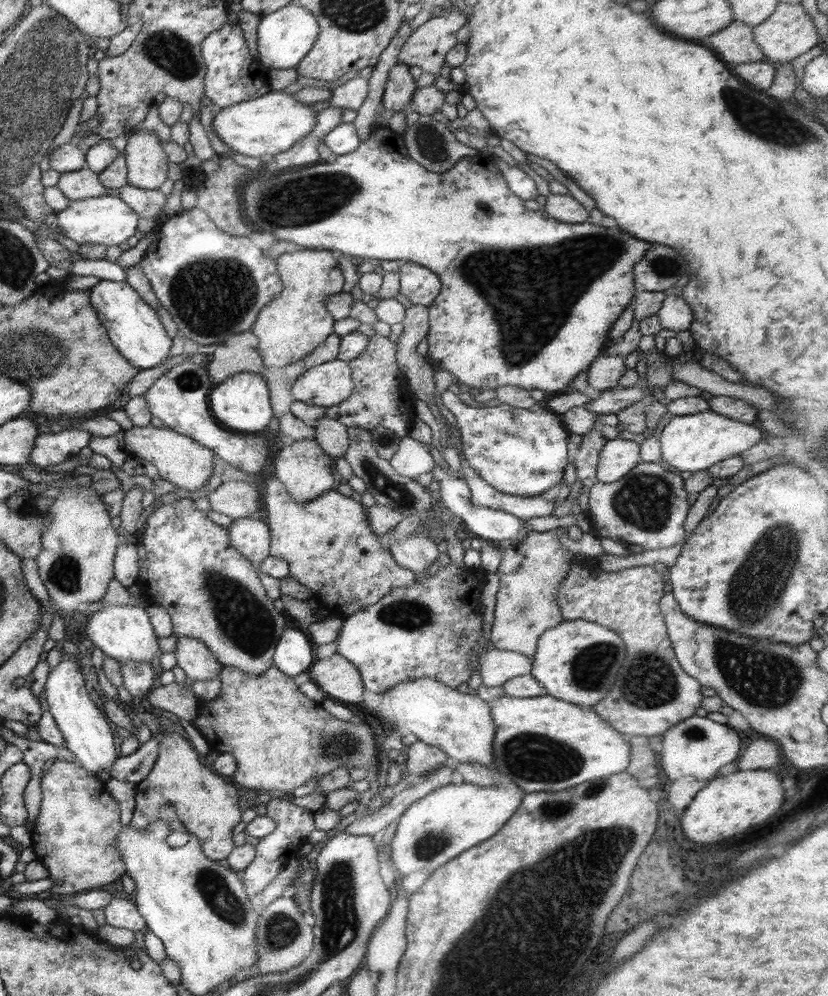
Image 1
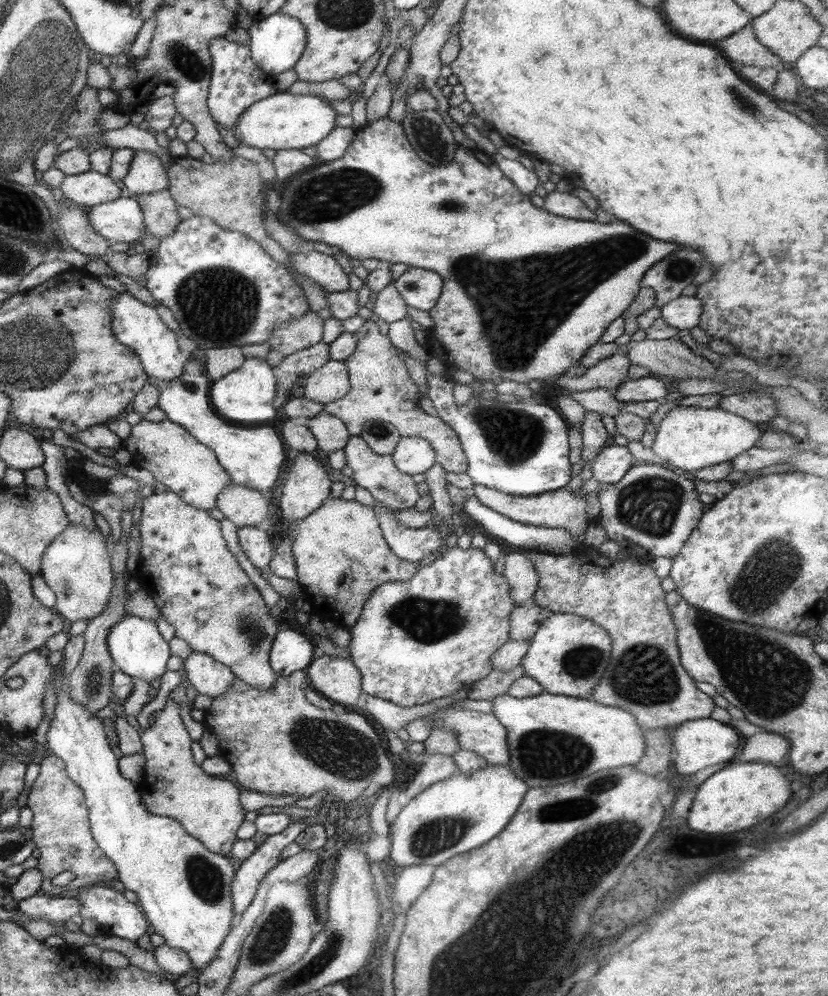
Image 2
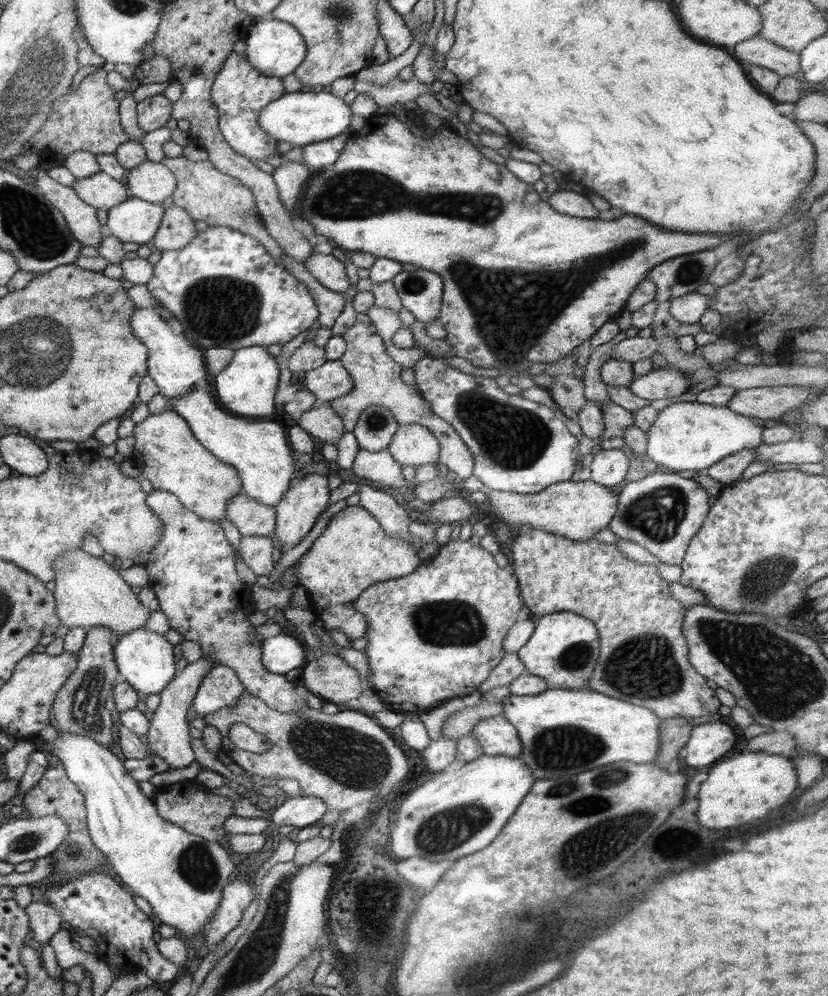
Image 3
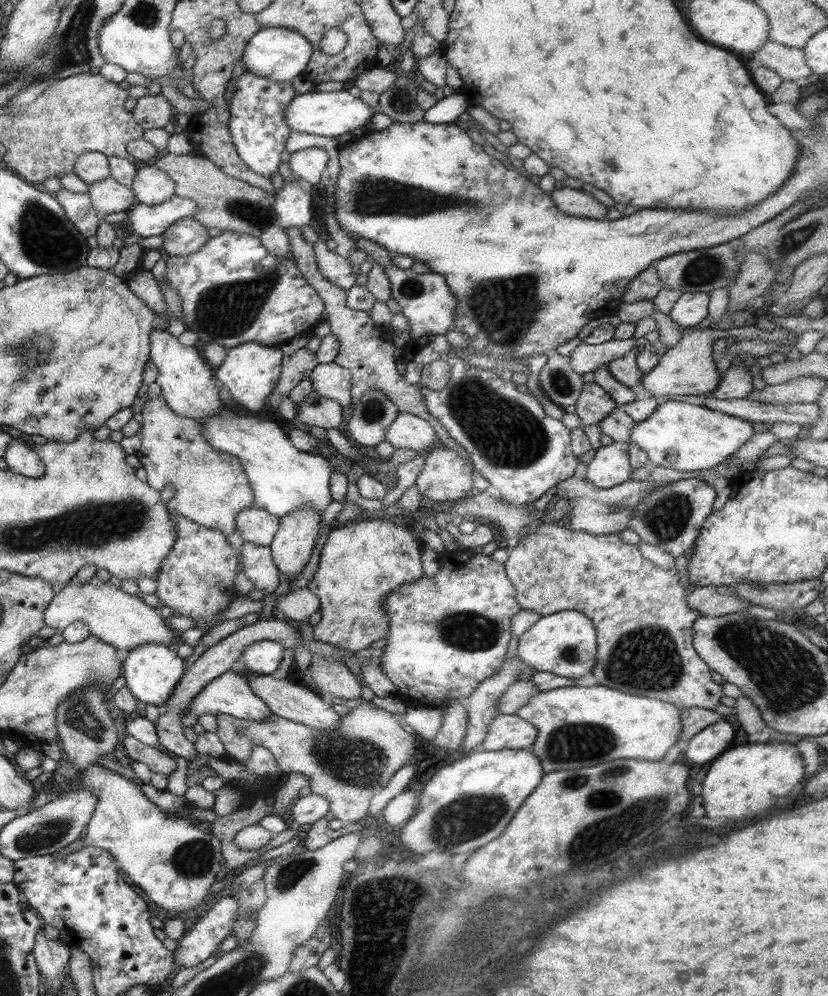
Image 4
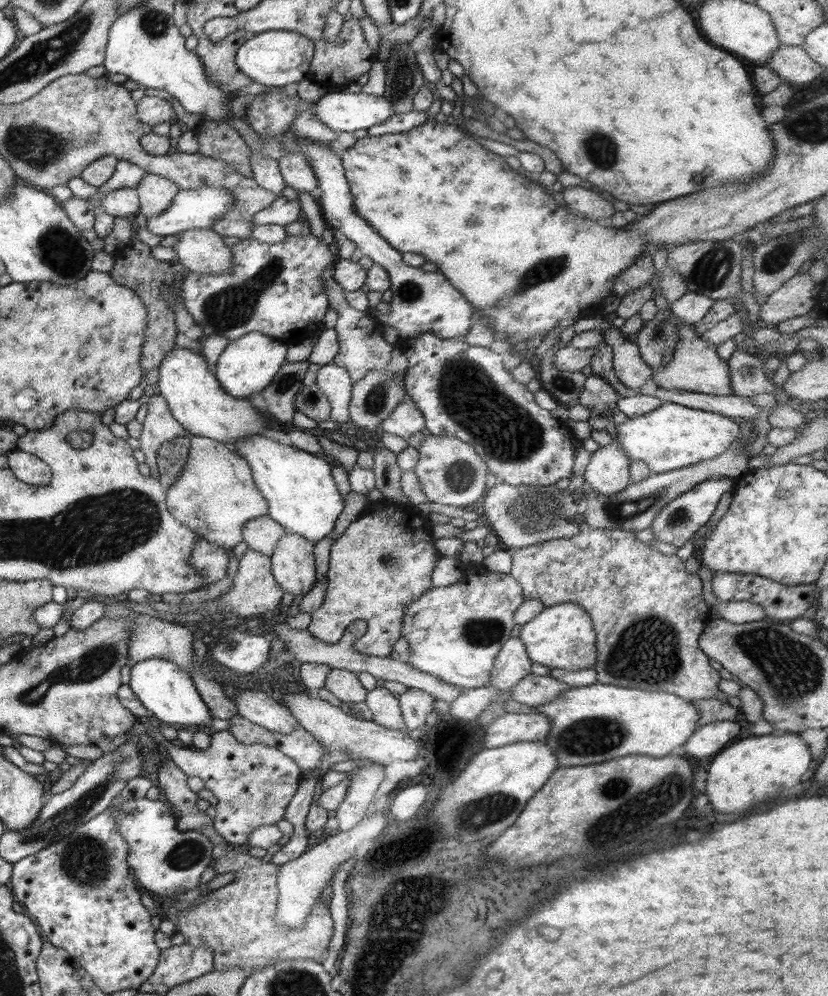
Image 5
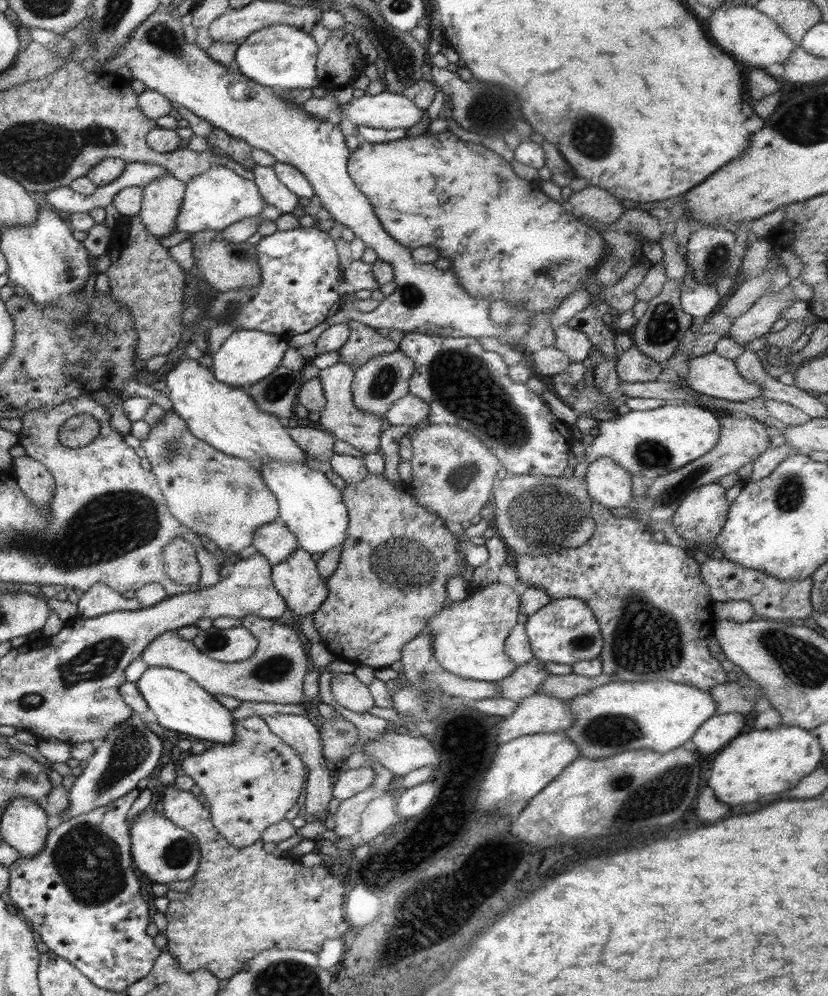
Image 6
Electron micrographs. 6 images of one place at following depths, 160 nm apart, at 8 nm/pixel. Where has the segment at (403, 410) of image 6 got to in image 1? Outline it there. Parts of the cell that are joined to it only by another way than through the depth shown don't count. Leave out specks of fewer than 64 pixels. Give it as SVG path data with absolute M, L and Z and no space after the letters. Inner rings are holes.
M408 436L400 440L397 451L389 463L399 476L409 479L429 472L434 465L428 448Z

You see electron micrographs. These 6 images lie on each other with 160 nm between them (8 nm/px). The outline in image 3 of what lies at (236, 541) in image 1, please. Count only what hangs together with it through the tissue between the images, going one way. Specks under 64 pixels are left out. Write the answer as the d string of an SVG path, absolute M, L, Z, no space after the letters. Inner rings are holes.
M242 536L236 549L243 564L256 576L269 575L276 555L272 537Z

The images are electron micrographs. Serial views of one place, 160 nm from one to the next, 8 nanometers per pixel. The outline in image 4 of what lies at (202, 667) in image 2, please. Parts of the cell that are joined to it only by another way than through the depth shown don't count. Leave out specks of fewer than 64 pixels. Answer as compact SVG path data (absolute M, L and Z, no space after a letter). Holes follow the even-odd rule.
M229 670L216 676L211 682L208 682L197 696L193 697L189 705L189 712L182 716L182 727L191 727L198 722L200 714L226 714L241 720L264 721L270 710L265 703L257 698L248 687L246 680L235 672Z

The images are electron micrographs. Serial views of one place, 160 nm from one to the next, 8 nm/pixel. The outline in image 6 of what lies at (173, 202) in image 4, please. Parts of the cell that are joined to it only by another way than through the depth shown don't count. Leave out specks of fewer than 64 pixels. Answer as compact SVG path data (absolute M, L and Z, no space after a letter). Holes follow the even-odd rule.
M216 165L209 168L207 172L193 176L184 185L182 203L172 228L174 232L185 232L185 234L192 235L201 230L220 232L238 220L256 217L265 206L253 181L237 176L224 166Z

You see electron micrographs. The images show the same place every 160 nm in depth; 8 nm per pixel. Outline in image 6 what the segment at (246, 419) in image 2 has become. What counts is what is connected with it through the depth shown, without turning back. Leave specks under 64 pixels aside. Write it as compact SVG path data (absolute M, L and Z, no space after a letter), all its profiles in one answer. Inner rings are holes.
M236 330L211 357L213 377L229 387L251 386L274 372L288 346L282 336L271 335L257 330Z

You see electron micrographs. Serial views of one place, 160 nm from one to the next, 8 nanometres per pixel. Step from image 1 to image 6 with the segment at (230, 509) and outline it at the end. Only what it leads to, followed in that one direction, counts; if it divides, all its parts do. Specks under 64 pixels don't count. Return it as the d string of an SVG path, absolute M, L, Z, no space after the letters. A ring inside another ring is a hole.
M278 520L257 527L250 544L270 565L280 563L298 546L295 536Z

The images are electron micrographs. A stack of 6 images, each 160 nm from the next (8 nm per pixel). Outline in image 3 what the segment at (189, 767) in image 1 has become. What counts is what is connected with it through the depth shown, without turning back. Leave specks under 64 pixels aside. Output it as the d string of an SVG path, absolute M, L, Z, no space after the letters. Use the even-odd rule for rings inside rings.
M203 654L192 663L187 663L185 667L161 689L159 693L159 704L154 710L153 717L149 721L146 732L146 749L151 756L156 756L168 764L168 770L178 770L186 768L194 760L193 751L189 747L189 727L187 723L187 708L192 704L199 681L206 673L206 670L214 665L212 658ZM194 780L167 784L157 787L153 796L153 805L157 815L166 822L181 828L185 832L200 836L202 840L219 843L223 840L226 831L223 830L223 821L233 815L233 805L225 796L215 796L201 784Z

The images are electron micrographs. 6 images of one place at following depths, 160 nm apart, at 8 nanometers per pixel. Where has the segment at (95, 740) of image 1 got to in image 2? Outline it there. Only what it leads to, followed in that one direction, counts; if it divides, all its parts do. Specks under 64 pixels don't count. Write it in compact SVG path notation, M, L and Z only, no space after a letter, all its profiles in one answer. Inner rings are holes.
M69 636L65 646L62 649L63 664L61 664L61 687L58 693L56 694L55 706L53 708L53 717L49 721L48 729L45 733L45 751L47 755L53 756L64 762L64 767L69 777L69 780L73 784L77 784L77 788L81 789L83 792L83 802L87 808L87 820L89 820L89 831L91 831L91 836L99 849L103 852L103 855L114 865L116 871L118 872L118 878L123 884L124 888L127 890L133 891L133 894L137 897L136 903L140 906L140 911L145 918L145 921L149 924L151 932L159 934L163 937L164 944L169 948L179 949L188 956L190 960L190 965L201 972L209 963L210 960L213 960L216 950L220 947L220 944L223 942L223 939L227 937L227 933L231 929L231 922L234 920L234 910L232 907L232 896L231 896L231 885L233 882L234 872L233 866L229 863L229 856L221 856L219 854L214 854L207 849L205 849L202 844L195 838L192 837L189 833L186 833L181 826L172 820L170 817L155 816L151 813L147 813L147 809L143 807L141 803L142 796L138 792L138 784L135 784L125 778L123 778L119 771L117 770L117 758L115 754L111 751L109 744L107 744L107 738L105 737L105 732L103 731L103 725L101 720L93 715L90 715L90 712L87 709L84 709L84 706L76 703L68 693L68 674L73 672L73 669L77 666L80 656L82 655L82 650L84 647L84 638L80 636Z

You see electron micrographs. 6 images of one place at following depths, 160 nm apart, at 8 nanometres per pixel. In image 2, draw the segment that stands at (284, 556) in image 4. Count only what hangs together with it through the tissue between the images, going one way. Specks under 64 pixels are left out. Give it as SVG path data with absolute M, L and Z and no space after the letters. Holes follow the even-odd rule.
M299 452L288 461L287 478L277 506L285 526L319 508L330 497L332 483L321 463L311 453Z

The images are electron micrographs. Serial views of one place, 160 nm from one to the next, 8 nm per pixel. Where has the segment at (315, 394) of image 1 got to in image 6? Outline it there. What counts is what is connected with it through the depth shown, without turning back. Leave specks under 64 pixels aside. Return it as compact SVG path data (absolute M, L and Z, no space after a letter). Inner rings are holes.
M337 362L318 373L321 382L322 391L326 400L323 410L319 412L319 428L330 432L335 440L340 440L349 444L355 450L363 454L375 453L378 450L380 442L379 426L381 426L381 417L374 414L363 412L354 407L350 393L350 385L353 381L354 370L349 365Z

